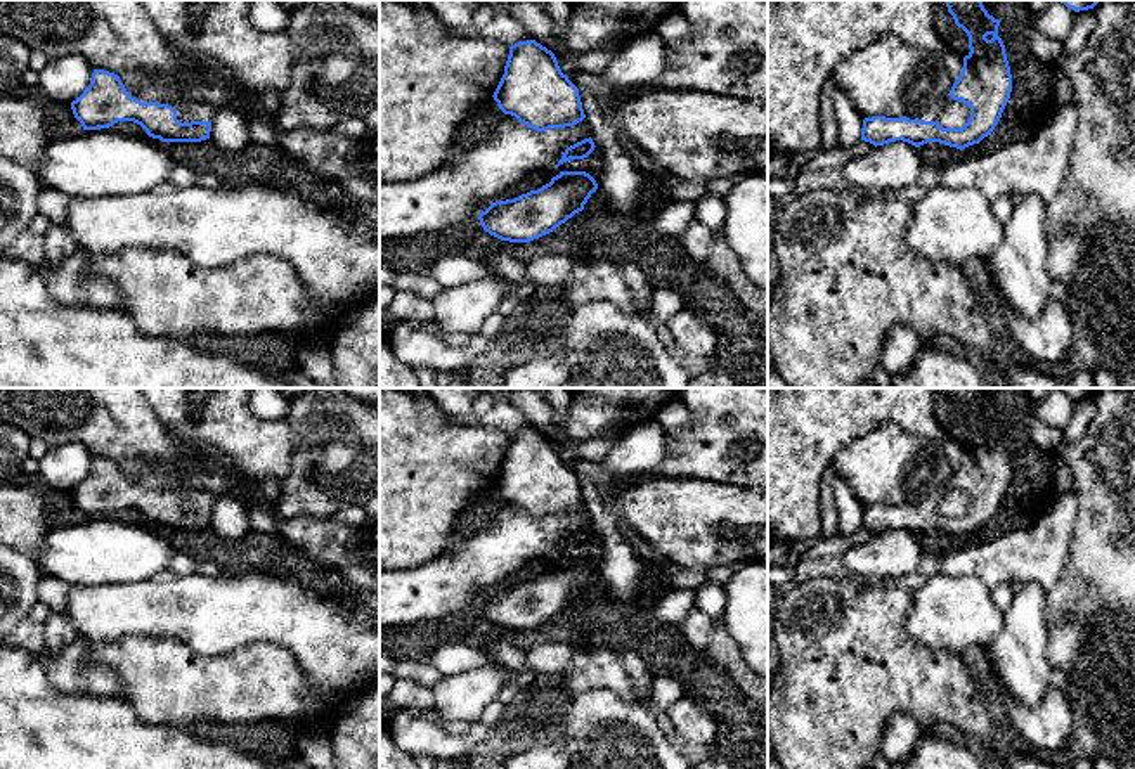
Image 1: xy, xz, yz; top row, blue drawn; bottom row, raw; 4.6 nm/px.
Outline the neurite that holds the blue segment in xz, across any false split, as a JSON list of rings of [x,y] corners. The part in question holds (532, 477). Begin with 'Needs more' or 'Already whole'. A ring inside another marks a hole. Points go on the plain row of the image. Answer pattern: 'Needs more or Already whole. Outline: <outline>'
Already whole. Outline: [[[535,428],[509,435],[492,485],[504,502],[535,520],[574,514],[586,506],[579,476],[561,461],[555,442]]]

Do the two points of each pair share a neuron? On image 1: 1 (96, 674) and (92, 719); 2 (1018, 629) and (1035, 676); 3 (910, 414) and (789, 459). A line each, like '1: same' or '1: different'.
1: different
2: same
3: same

